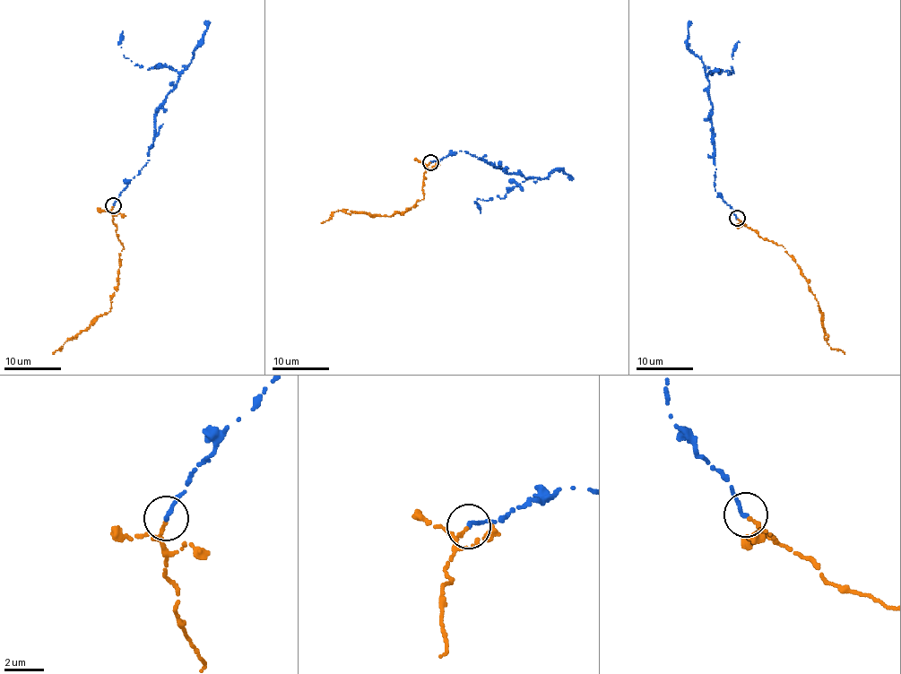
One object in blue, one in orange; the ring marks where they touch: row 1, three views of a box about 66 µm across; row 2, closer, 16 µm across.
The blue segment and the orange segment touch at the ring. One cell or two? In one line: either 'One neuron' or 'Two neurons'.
One neuron

